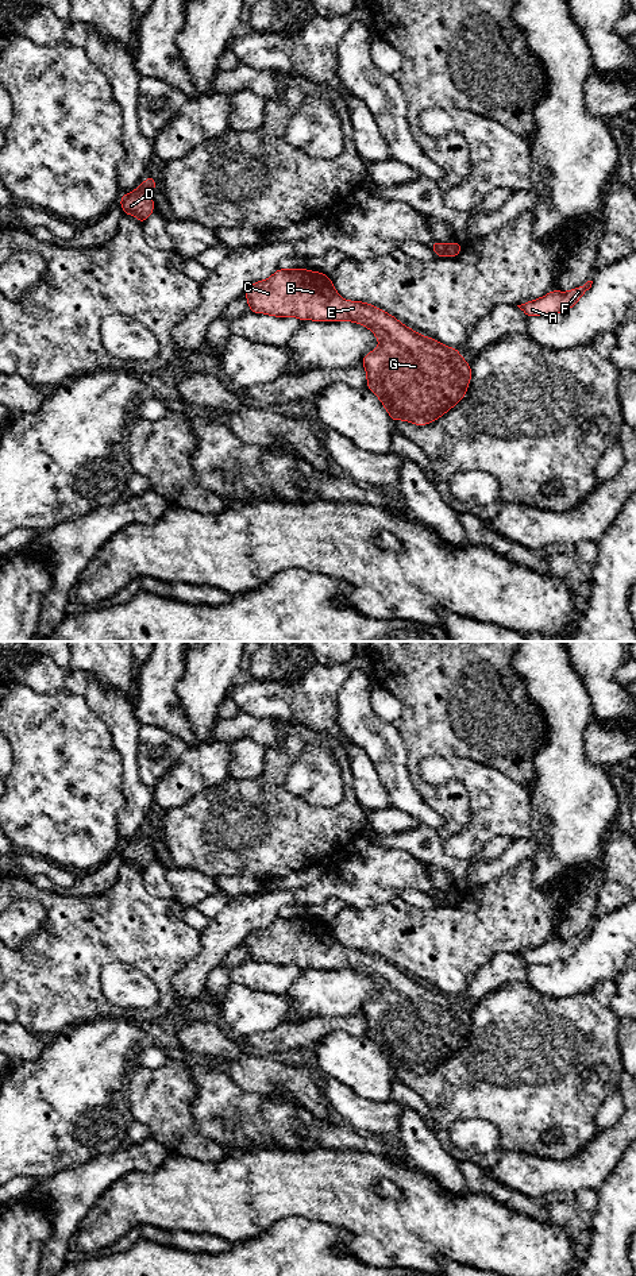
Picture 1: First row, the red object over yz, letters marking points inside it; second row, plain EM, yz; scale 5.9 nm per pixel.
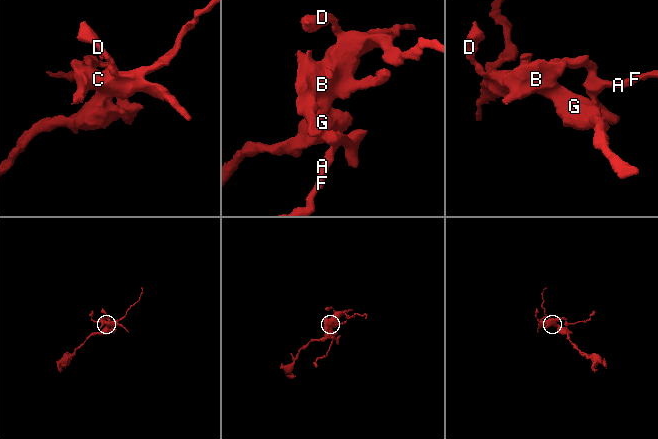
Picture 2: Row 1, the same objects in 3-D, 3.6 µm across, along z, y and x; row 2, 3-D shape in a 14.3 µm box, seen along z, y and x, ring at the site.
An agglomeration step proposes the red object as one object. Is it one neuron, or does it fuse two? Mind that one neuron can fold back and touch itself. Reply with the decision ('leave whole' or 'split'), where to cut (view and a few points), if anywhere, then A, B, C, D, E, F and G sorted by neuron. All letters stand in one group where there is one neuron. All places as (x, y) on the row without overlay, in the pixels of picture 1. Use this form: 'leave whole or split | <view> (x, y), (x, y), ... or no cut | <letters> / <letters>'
split | yz (448, 893), (444, 904) | A F / B C D E G

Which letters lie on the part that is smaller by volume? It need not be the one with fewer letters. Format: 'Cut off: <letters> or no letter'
Cut off: A, F

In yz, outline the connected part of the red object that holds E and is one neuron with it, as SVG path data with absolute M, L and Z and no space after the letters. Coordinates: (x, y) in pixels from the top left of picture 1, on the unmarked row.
M280 915L270 926L250 933L243 944L248 949L248 959L254 961L266 961L275 965L296 964L301 969L352 969L367 975L378 987L379 994L375 999L369 999L362 1007L361 1013L367 1022L366 1034L381 1048L393 1071L405 1068L423 1075L440 1067L466 1044L471 1029L471 1014L462 1006L456 995L443 994L436 987L417 982L394 964L369 951L342 947L331 925L324 921L311 920L304 915L293 918Z

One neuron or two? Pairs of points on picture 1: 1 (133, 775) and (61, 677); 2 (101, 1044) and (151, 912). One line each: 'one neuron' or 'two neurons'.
1: one neuron
2: two neurons

